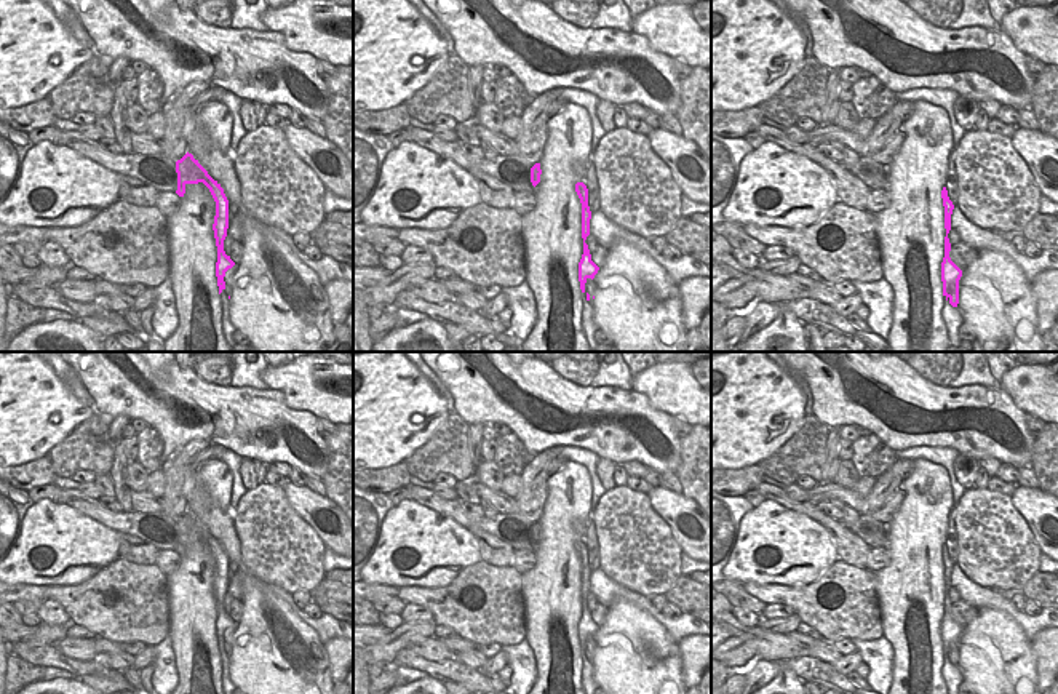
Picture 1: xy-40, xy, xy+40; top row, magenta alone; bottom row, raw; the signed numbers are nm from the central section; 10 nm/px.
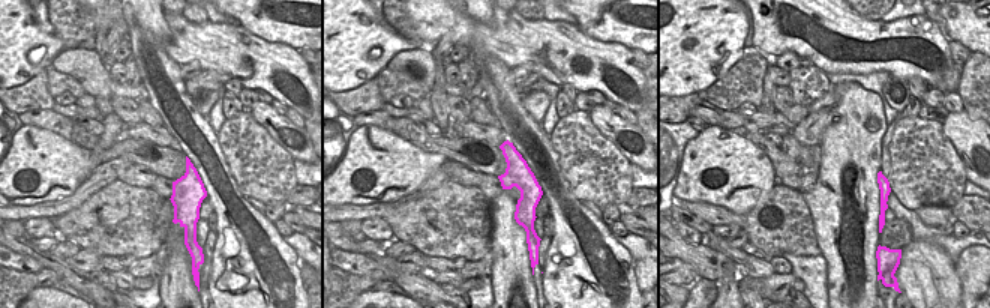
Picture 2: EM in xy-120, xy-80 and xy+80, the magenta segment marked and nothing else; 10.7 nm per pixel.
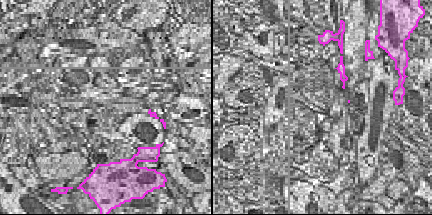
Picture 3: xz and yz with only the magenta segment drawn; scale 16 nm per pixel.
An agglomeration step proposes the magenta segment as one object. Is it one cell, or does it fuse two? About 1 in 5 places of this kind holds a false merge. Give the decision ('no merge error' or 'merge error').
no merge error

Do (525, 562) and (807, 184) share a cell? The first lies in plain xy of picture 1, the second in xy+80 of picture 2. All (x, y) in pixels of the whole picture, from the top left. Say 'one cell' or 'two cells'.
one cell

